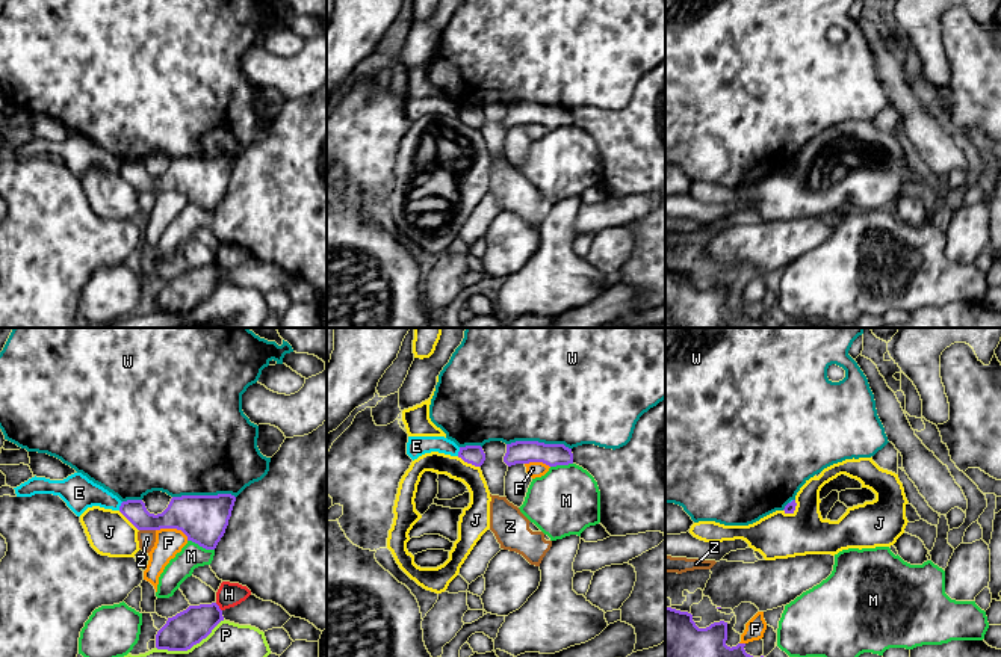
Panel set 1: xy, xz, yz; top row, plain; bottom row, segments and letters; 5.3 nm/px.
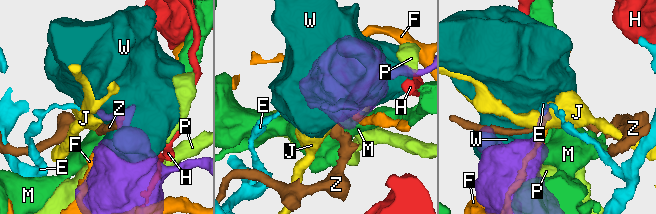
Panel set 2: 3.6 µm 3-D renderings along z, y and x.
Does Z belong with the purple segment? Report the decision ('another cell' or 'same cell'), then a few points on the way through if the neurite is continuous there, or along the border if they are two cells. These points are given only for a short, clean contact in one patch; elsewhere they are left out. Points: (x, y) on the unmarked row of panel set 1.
another cell; border xy (139, 191), (154, 192)

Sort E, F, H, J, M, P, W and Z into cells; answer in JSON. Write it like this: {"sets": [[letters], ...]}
{"sets": [["E"], ["F"], ["H"], ["J"], ["M"], ["P"], ["W"], ["Z"]]}

